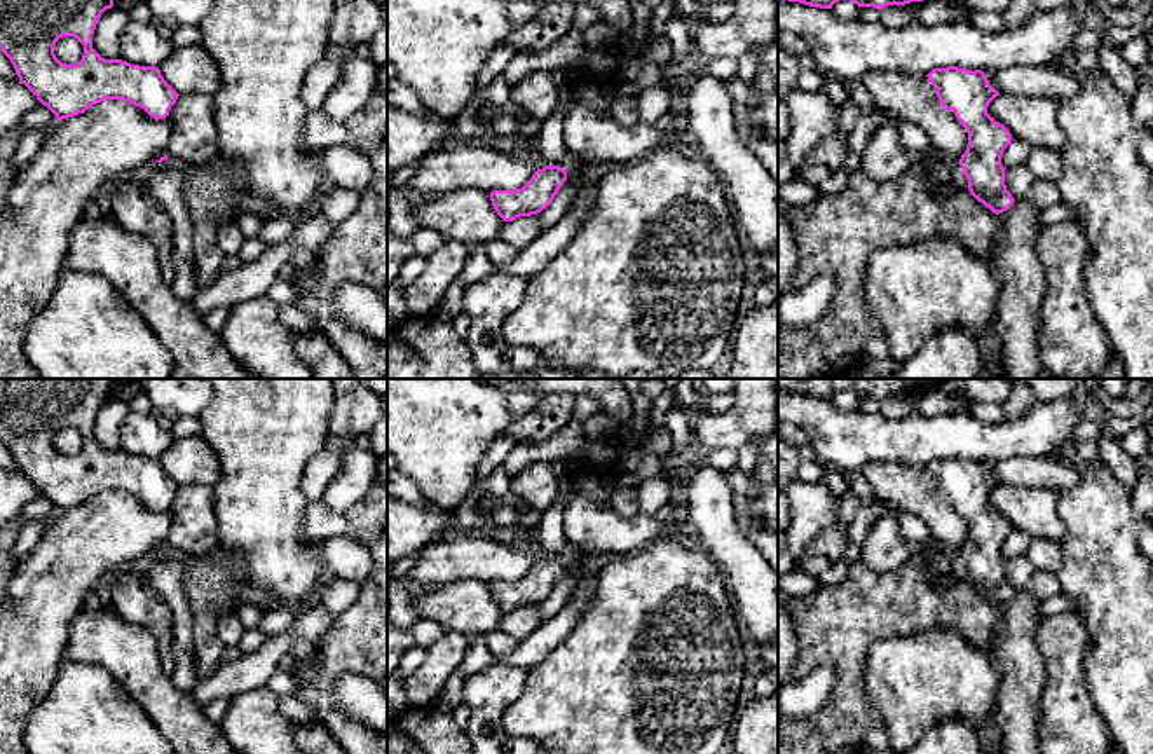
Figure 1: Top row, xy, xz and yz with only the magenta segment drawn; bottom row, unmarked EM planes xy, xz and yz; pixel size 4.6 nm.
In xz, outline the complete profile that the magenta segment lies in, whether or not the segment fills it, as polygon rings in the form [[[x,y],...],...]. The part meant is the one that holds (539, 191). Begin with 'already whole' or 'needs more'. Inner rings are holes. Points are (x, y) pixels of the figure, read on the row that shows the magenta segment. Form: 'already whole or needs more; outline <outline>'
already whole; outline [[[544,166],[522,188],[490,192],[490,201],[504,222],[513,222],[520,216],[537,215],[546,209],[565,180],[567,171],[563,168]]]

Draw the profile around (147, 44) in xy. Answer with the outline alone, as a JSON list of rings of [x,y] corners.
[[[127,21],[119,38],[120,59],[159,68],[174,51],[167,28],[155,21]]]

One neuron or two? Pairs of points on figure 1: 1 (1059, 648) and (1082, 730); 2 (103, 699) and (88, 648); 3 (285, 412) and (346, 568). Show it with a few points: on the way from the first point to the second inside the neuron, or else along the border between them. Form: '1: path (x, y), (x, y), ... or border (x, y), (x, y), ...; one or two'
1: path (1064, 669), (1068, 709); one
2: border (63, 657), (103, 667), (126, 690); two
3: border (314, 545), (328, 576); two

